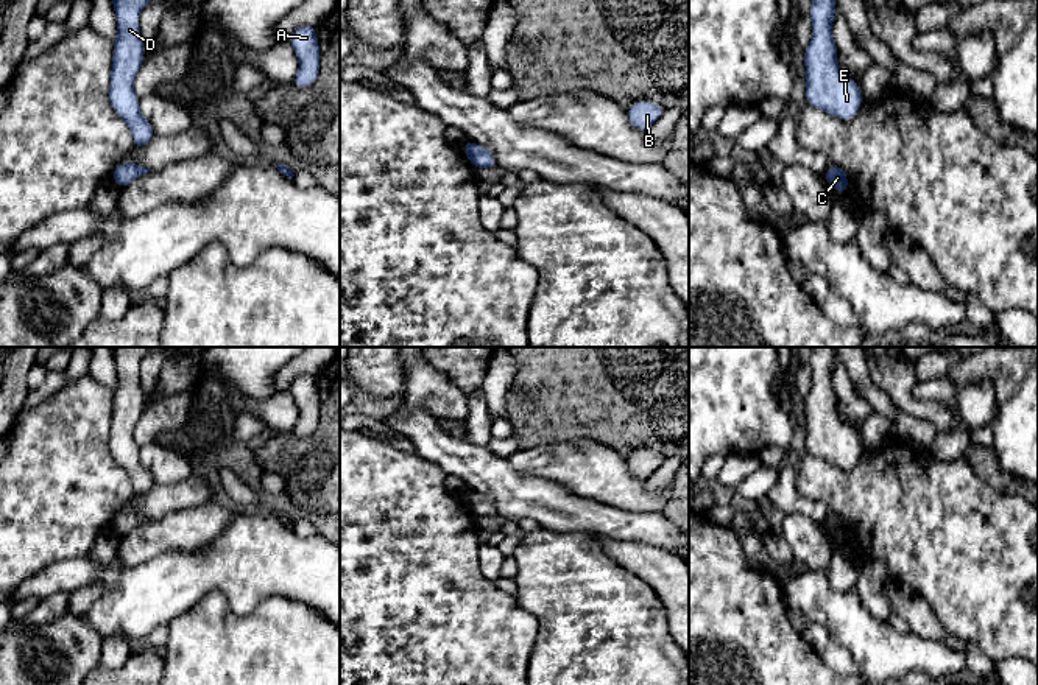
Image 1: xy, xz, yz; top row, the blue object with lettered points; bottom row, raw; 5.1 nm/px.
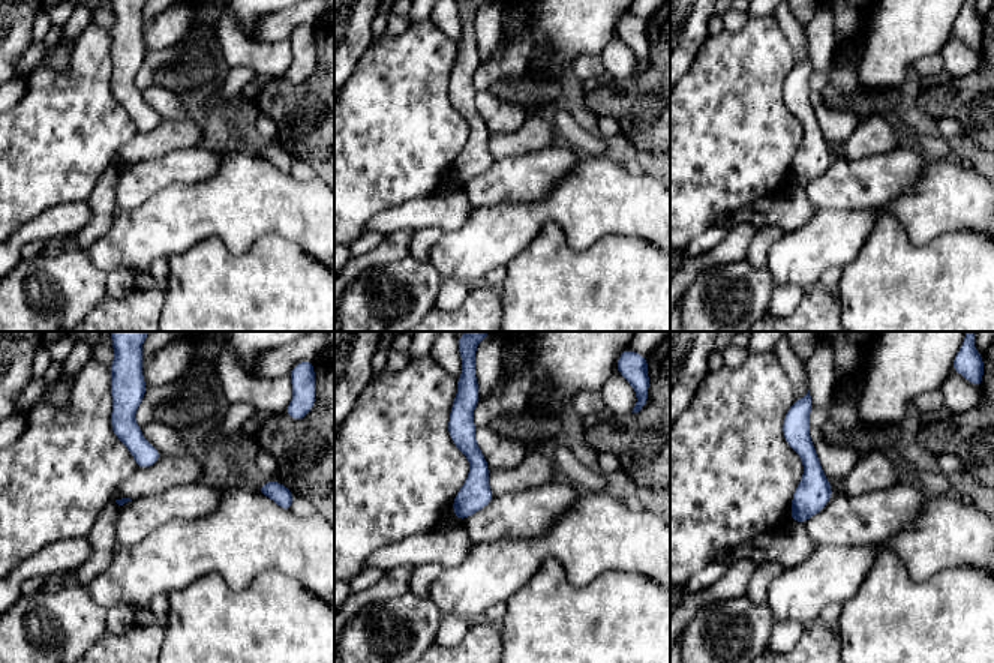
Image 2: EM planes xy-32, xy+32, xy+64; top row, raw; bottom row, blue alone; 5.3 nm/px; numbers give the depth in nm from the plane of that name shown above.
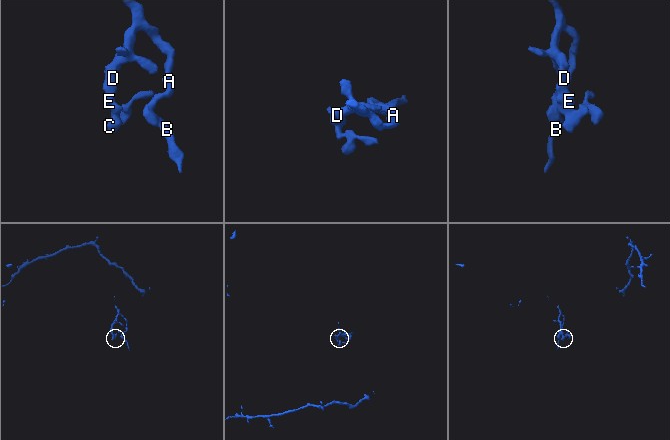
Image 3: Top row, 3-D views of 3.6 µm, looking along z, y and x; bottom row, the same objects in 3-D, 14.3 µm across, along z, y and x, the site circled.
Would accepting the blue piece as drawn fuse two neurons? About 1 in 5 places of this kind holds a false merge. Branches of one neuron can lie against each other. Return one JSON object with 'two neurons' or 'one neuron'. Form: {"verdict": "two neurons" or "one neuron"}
{"verdict": "one neuron"}

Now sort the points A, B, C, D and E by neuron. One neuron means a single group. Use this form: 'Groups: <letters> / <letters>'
Groups: A B C D E

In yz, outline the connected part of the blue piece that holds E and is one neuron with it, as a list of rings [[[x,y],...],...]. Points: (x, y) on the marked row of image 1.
[[[812,0],[809,9],[812,39],[804,48],[806,101],[840,120],[854,120],[862,92],[837,62],[839,48],[832,39],[837,6],[835,0]]]

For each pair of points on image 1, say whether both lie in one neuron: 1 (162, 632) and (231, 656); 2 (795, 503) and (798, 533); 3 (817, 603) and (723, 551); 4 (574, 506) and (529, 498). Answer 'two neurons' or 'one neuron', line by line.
1: two neurons
2: two neurons
3: two neurons
4: one neuron

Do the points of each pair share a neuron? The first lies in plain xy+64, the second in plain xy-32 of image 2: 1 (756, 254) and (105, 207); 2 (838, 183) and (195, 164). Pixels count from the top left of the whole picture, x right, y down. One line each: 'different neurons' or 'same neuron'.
1: same neuron
2: same neuron

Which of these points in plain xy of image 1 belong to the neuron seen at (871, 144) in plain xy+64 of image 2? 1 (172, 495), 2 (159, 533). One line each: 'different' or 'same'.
1: same
2: different

